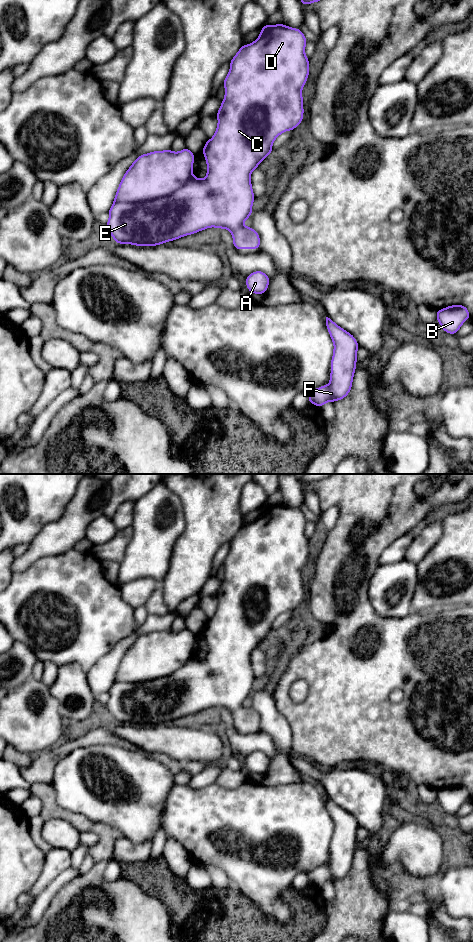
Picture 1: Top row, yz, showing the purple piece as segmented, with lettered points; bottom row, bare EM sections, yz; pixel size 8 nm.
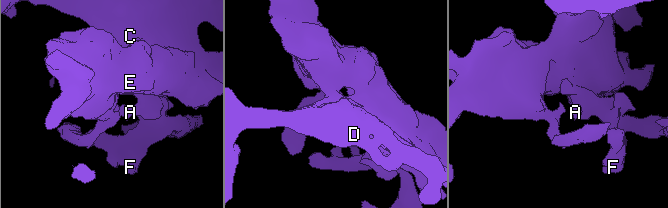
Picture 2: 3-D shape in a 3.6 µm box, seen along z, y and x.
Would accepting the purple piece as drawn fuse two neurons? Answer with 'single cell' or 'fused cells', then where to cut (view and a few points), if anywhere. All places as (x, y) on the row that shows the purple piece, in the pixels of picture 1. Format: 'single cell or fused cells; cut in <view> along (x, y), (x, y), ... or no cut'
single cell; no cut

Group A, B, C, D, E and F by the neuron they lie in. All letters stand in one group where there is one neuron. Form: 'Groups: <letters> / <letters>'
Groups: A B C D E F

